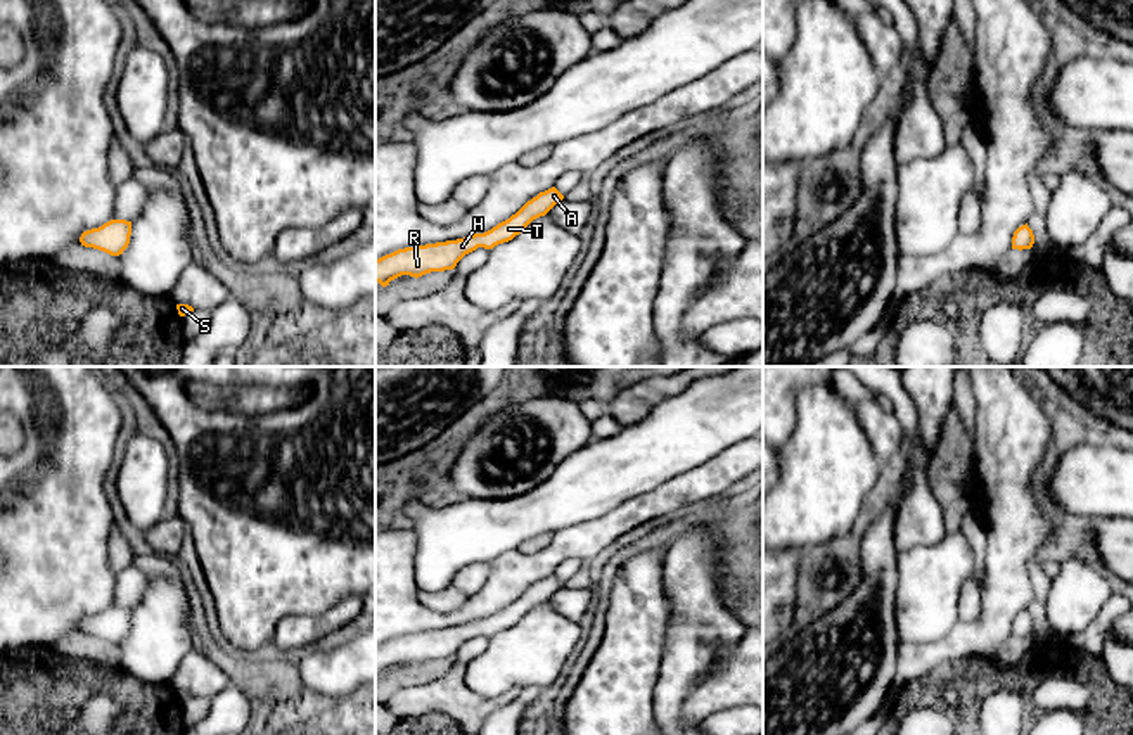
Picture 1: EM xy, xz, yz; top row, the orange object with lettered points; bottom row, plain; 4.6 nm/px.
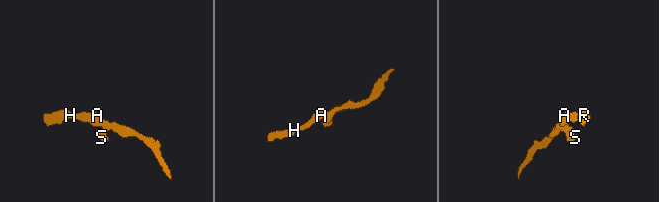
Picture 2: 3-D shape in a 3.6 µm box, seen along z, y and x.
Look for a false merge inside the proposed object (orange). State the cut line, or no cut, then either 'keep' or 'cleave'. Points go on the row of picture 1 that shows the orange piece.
no cut; keep

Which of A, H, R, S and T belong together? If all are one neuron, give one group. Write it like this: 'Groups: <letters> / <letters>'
Groups: A H R S T

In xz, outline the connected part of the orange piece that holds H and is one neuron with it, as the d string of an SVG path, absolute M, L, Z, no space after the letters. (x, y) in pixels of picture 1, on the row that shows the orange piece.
M552 187L545 192L540 192L515 214L484 233L474 233L457 240L405 247L386 254L375 259L375 282L386 287L391 280L401 275L419 278L431 272L453 270L465 254L476 251L477 247L493 249L498 244L512 240L533 220L545 216L562 199L564 195Z

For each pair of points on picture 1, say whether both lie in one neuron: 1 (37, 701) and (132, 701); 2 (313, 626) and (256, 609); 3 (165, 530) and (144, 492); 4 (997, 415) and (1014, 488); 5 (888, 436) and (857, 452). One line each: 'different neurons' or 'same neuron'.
1: same neuron
2: different neurons
3: different neurons
4: same neuron
5: different neurons

